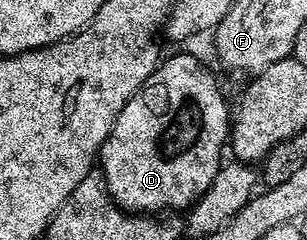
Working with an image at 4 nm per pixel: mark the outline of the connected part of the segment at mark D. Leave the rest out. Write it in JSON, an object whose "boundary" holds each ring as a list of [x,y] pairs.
{"boundary":[[[172,56],[169,60],[167,57],[161,59],[160,63],[156,65],[155,70],[150,74],[150,78],[146,78],[146,82],[141,88],[128,99],[126,106],[122,106],[122,110],[116,116],[114,123],[112,123],[112,129],[106,138],[106,142],[100,147],[98,168],[101,168],[99,171],[102,173],[104,187],[108,189],[109,198],[119,208],[124,209],[125,212],[133,214],[160,214],[165,210],[187,210],[196,203],[196,199],[199,196],[206,194],[210,182],[214,182],[214,174],[218,174],[222,163],[220,155],[226,152],[226,145],[229,143],[229,140],[230,104],[228,108],[223,94],[220,93],[219,86],[216,85],[215,78],[192,56]]]}

